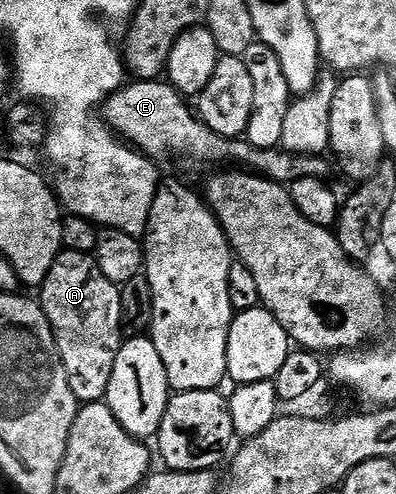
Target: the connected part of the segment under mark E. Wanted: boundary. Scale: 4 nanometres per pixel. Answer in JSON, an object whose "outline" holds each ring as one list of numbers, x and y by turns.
{"outline":[[161,79,134,80,116,90,102,104,101,117,122,140,157,163,181,159,197,165,219,165,230,159,233,162,230,164,284,185,305,177,321,180,331,177,332,164,324,156,289,154,280,148,261,150,242,138,229,140,208,129,187,103,188,100,170,82]]}

